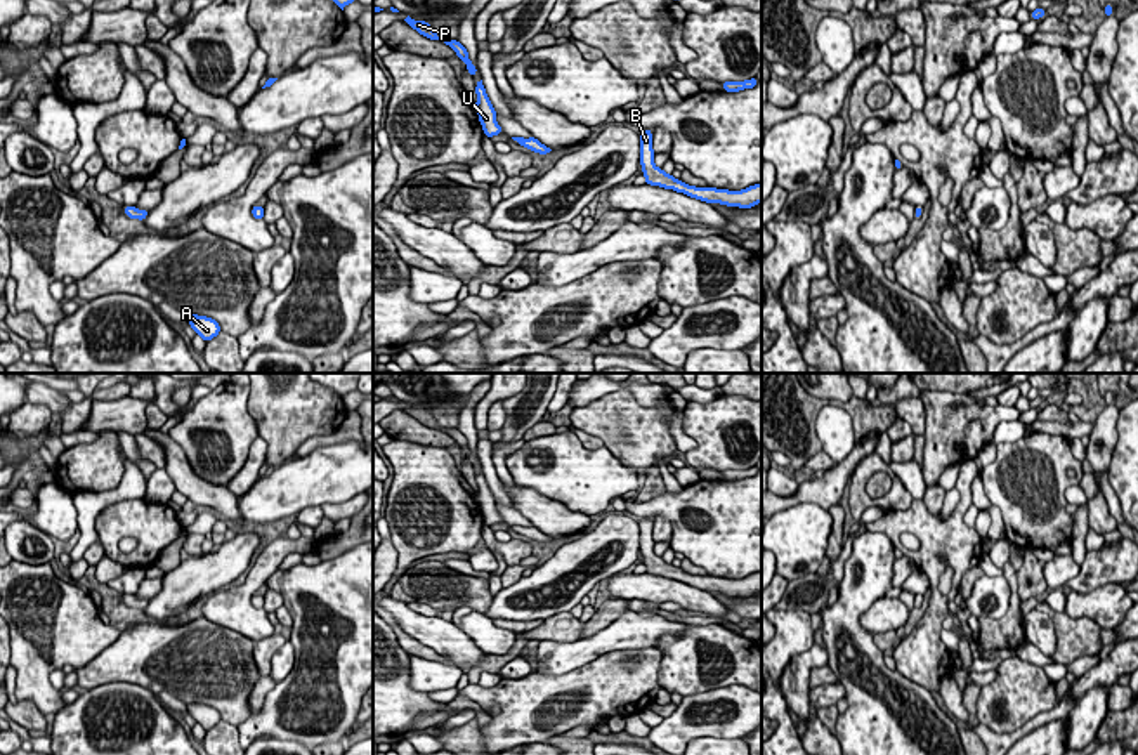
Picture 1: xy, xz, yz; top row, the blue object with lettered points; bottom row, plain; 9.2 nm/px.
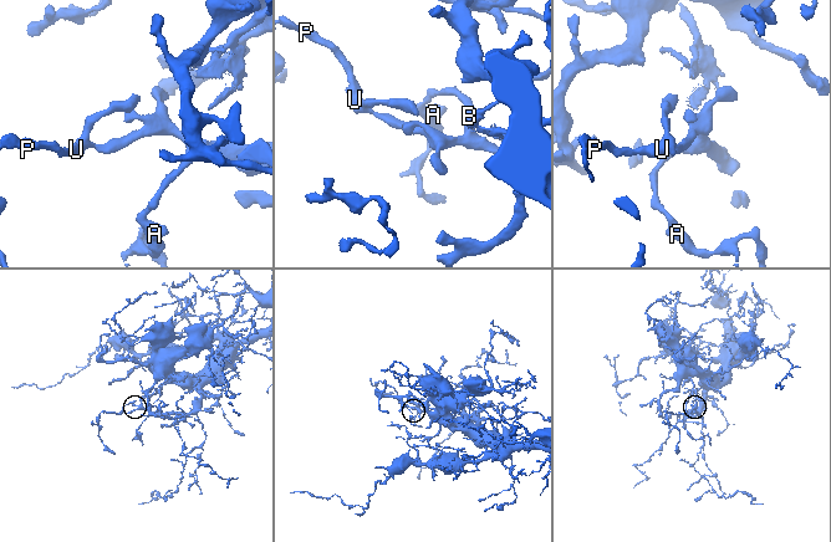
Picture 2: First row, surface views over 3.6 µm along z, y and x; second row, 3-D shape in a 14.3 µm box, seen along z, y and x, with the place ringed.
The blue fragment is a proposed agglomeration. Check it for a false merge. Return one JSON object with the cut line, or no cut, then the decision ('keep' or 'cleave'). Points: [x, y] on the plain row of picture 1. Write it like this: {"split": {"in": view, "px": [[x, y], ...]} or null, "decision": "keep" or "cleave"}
{"split": null, "decision": "keep"}

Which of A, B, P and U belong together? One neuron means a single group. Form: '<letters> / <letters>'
A B P U

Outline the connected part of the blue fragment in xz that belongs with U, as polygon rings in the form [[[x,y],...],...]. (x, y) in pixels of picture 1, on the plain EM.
[[[482,469],[477,470],[475,483],[477,483],[479,489],[475,491],[474,496],[479,503],[479,510],[482,514],[484,524],[493,526],[493,524],[503,522],[501,515],[496,510],[496,500],[486,483]]]

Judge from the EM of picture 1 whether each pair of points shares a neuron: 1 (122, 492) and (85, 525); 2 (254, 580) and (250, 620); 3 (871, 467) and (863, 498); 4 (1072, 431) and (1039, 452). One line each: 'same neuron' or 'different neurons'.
1: same neuron
2: same neuron
3: same neuron
4: different neurons

